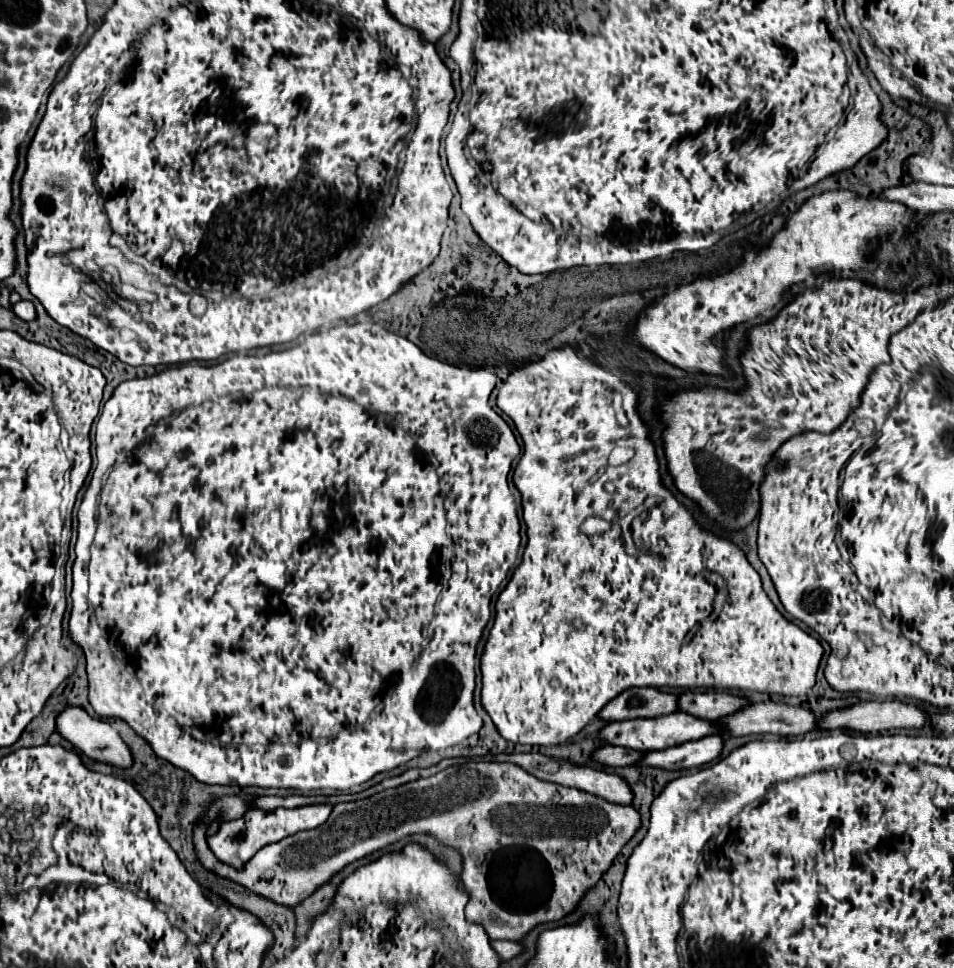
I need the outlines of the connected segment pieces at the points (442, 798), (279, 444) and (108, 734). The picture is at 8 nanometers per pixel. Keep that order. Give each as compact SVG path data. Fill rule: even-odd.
M468 761L464 765L448 767L428 779L418 779L394 789L386 789L368 799L338 803L334 805L326 823L292 837L284 837L280 843L262 847L242 871L236 871L220 863L212 855L212 851L206 847L204 831L214 817L222 815L222 819L228 821L236 819L240 813L242 803L238 803L238 797L224 797L216 801L206 813L204 821L194 829L194 845L206 869L228 877L254 893L260 893L288 907L296 907L336 873L340 873L346 865L364 859L412 833L428 833L442 845L452 847L462 855L460 877L464 891L470 895L466 905L466 919L470 923L482 925L490 939L508 939L514 942L522 940L532 927L562 919L566 913L570 913L580 897L600 879L600 875L610 867L614 857L640 827L640 815L632 805L614 805L578 789L540 781L518 765L496 761Z
M374 307L374 308L370 308L370 309L366 309L366 311L362 311L362 313L360 313L360 315L354 315L354 317L350 317L350 319L340 319L340 321L332 321L332 323L330 323L330 325L322 325L322 327L320 327L320 329L316 329L316 331L304 331L304 333L302 333L302 335L298 335L298 337L296 337L296 339L294 339L294 341L288 341L288 343L278 343L278 344L284 344L284 345L286 345L286 347L287 347L287 348L290 348L290 349L282 349L282 351L272 351L272 353L268 353L268 355L262 355L262 357L258 357L258 355L246 355L246 354L247 354L247 353L248 353L248 352L249 352L249 351L232 351L232 357L230 357L230 359L226 359L226 361L222 361L222 363L218 363L218 365L192 365L192 363L186 363L186 365L180 365L180 367L172 367L172 369L166 369L166 371L162 371L162 373L158 373L158 375L152 375L152 377L144 377L144 379L132 379L132 381L126 381L126 383L122 383L122 385L120 385L120 387L116 387L116 391L114 391L114 395L112 395L112 397L110 397L110 399L108 399L108 401L106 401L106 403L104 403L104 407L102 407L102 413L100 413L100 417L98 417L98 427L96 427L96 455L97 455L97 459L98 459L98 464L97 464L97 467L96 467L96 469L95 469L95 470L94 470L94 472L93 472L93 475L92 475L92 481L90 481L90 487L88 487L88 489L86 489L86 495L84 495L84 497L83 497L83 499L82 499L82 505L80 505L80 509L78 509L78 521L80 521L80 527L78 527L78 536L77 536L77 542L76 542L76 545L75 545L75 553L76 553L76 557L77 557L77 558L76 558L76 563L74 563L74 567L72 567L72 573L74 573L74 587L72 587L72 601L74 601L74 603L72 603L72 613L70 613L70 635L72 635L72 639L76 639L76 641L78 641L78 643L80 643L80 645L82 645L82 649L84 649L84 653L86 653L86 663L88 663L88 667L86 667L86 669L88 669L88 687L90 687L90 689L88 689L88 699L90 699L90 703L92 703L92 707L94 707L94 711L96 711L96 713L98 713L98 715L100 715L100 717L120 717L120 719L124 719L124 721L126 721L126 723L128 723L128 725L130 725L130 727L132 727L132 729L134 729L134 731L136 731L136 733L138 733L138 735L142 735L142 737L144 737L144 739L146 739L146 741L148 741L148 743L150 743L150 745L152 745L152 749L154 749L154 753L156 753L156 755L158 755L158 757L162 757L162 759L164 759L164 761L170 761L170 763L172 763L172 765L176 765L176 767L180 767L180 769L184 769L184 771L188 771L188 773L192 773L192 775L194 775L194 777L196 777L196 779L198 779L198 781L202 781L202 783L208 783L208 785L214 785L214 783L218 783L218 785L240 785L240 787L276 787L276 789L300 789L300 791L312 791L312 789L338 789L338 791L346 791L346 789L350 789L350 787L354 787L354 785L360 785L360 783L364 783L364 781L368 781L368 779L372 779L372 777L374 777L374 775L376 775L376 773L382 773L382 771L392 771L392 769L396 769L396 767L400 767L400 765L404 765L404 763L408 763L408 761L410 761L410 759L414 759L414 757L418 757L418 755L420 755L420 753L422 753L422 751L436 751L436 749L446 749L446 747L452 747L452 745L458 745L458 743L460 743L460 741L464 741L464 739L468 739L468 737L470 737L470 735L474 735L474 733L478 733L478 731L480 731L480 727L482 727L482 719L480 719L480 715L478 715L478 713L476 713L476 707L474 707L474 689L476 689L476 645L478 645L478 643L480 643L480 639L482 639L482 633L484 633L484 627L486 627L486 625L488 625L488 621L490 621L490 601L492 601L492 595L494 595L494 593L496 593L496 591L498 591L498 587L500 587L500 583L502 583L502 581L504 581L504 579L506 579L506 575L508 575L508 571L510 571L510 567L512 567L512 563L514 563L514 561L516 561L516 555L518 555L518 547L520 547L520 519L518 519L518 513L516 513L516 507L514 507L514 497L512 497L512 493L510 493L510 487L508 487L508 473L510 473L510 467L512 467L512 461L514 461L514 459L516 459L516 457L518 457L518 453L520 453L520 447L518 447L518 443L516 443L516 437L514 437L514 433L512 433L512 429L510 429L510 427L508 427L508 423L506 423L506 421L504 421L504 419L502 419L502 417L500 417L500 415L498 415L498 413L496 413L496 411L494 411L494 409L492 409L492 407L490 407L490 405L488 405L488 397L490 397L490 393L492 393L492 389L494 389L494 385L496 385L496 377L494 377L494 375L492 375L492 372L491 372L491 371L490 371L490 370L489 370L489 369L488 369L488 368L487 368L487 371L486 371L486 368L476 368L476 367L468 367L468 365L463 365L463 366L457 366L457 367L454 367L454 365L448 365L448 363L442 363L442 361L438 361L438 359L432 359L432 357L428 357L428 355L424 355L424 353L422 353L422 351L420 351L420 349L418 349L418 347L416 347L416 345L414 345L414 343L412 343L412 341L408 341L408 339L404 339L404 337L400 337L400 335L396 335L396 333L392 333L392 331L388 331L388 329L384 329L384 327L382 327L382 325L381 325L381 323L380 323L380 320L379 320L379 316L380 316L380 315L379 315L379 314L378 314L378 312L376 312L376 308L375 308L375 307ZM352 319L355 319L355 320L357 320L357 323L354 323L354 325L348 325L348 322L349 322L349 321L350 321L350 320L352 320ZM86 563L90 563L90 567L88 567L88 569L90 569L90 593L88 593L88 601L90 601L90 603L86 603ZM94 615L96 615L96 617L98 617L98 623L100 623L100 627L102 627L102 629L104 629L104 633L108 633L108 637L110 637L110 647L106 647L106 651L102 651L102 631L98 631L98 623L94 623ZM114 643L116 643L116 645L120 645L120 649L122 649L122 653L124 653L124 655L126 655L126 657L124 657L124 659L126 659L126 661L124 661L124 663L122 663L122 667L118 667L118 663L114 663L114 651L112 651L112 649L116 649L116 645L114 645Z
M66 707L64 711L60 711L56 717L56 731L92 761L120 767L120 769L126 769L130 767L130 763L134 763L134 757L130 755L130 747L126 747L126 741L118 735L118 731L114 731L114 727L108 721L100 717L94 719L80 707Z

